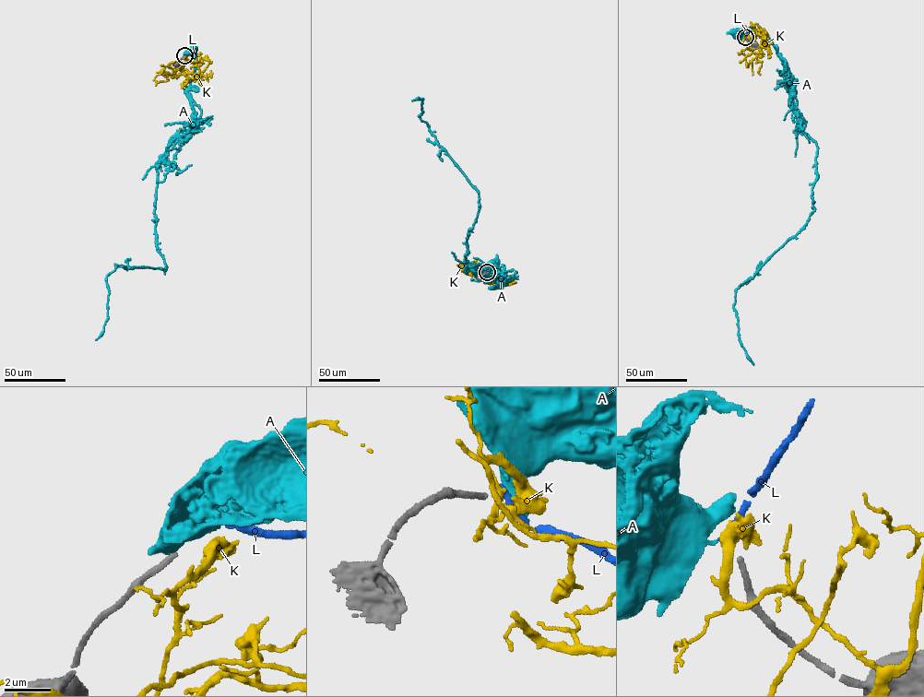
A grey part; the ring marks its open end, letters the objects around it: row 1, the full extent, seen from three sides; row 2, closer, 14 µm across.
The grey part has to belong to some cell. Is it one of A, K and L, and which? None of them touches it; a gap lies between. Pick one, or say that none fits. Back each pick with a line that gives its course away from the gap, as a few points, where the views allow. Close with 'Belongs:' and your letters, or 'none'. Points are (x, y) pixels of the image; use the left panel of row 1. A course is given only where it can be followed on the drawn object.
Belongs: none

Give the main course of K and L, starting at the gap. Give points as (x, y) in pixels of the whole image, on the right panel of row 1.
K: (745, 36), (745, 39), (753, 42), (757, 33), (752, 35), (747, 44), (762, 62), (760, 75)
L: (744, 36), (751, 24)

